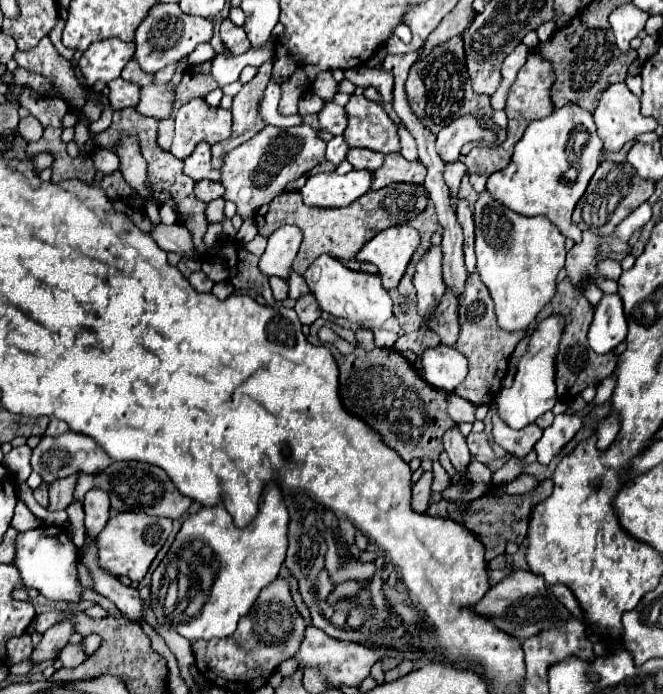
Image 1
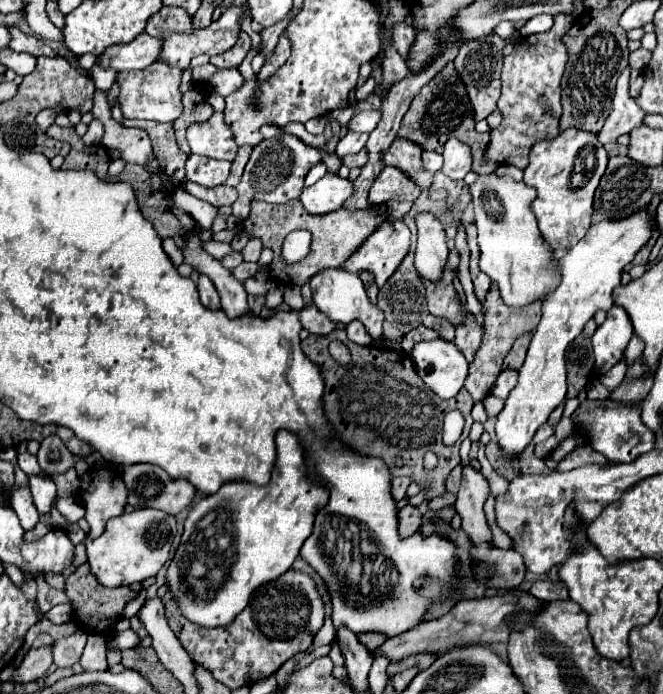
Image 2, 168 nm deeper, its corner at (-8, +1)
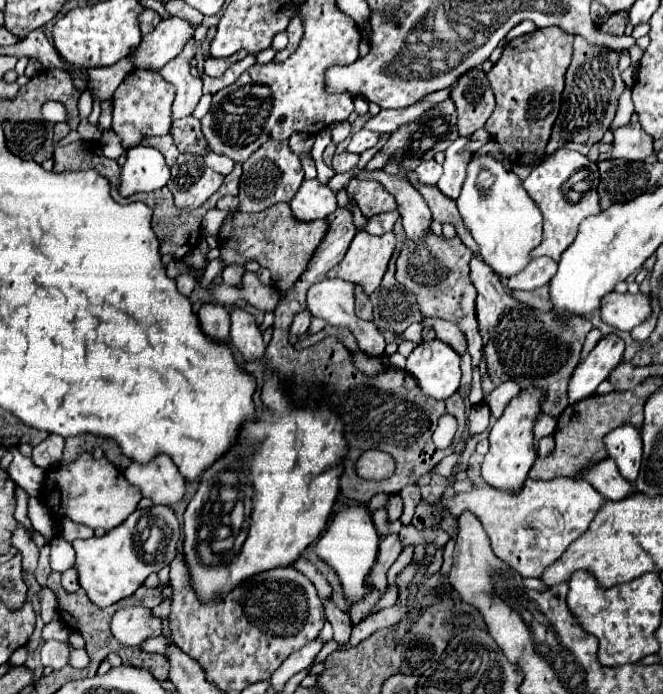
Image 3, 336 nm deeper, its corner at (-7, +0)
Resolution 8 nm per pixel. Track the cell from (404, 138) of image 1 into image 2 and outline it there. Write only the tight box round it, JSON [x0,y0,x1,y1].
[422,151,442,173]

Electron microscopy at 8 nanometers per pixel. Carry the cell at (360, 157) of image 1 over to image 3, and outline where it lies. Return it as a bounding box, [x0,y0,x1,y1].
[331,152,359,172]

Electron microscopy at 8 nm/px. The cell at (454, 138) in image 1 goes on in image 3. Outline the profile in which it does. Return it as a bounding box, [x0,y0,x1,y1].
[439,136,473,198]

